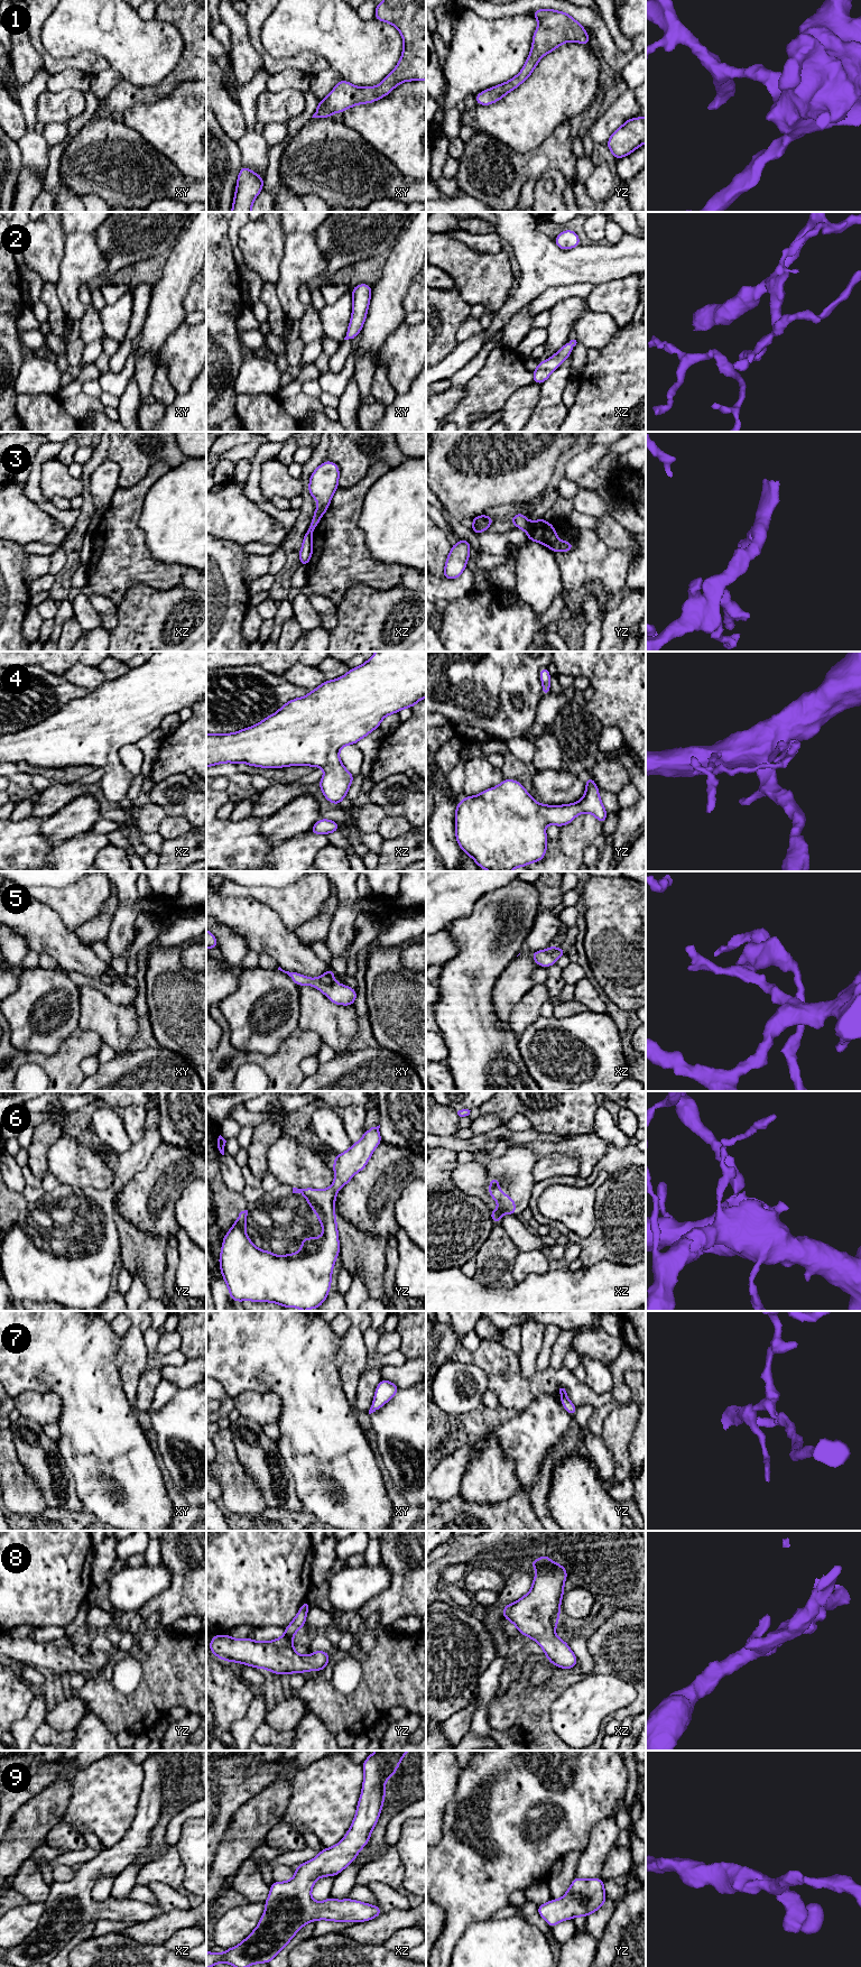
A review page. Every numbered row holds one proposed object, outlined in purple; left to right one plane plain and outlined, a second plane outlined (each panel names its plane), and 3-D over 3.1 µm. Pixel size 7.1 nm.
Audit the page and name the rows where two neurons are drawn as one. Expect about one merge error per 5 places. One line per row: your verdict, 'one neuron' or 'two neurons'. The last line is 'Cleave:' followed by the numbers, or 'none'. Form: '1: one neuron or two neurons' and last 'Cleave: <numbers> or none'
1: one neuron
2: one neuron
3: two neurons
4: one neuron
5: one neuron
6: one neuron
7: one neuron
8: one neuron
9: one neuron
Cleave: 3

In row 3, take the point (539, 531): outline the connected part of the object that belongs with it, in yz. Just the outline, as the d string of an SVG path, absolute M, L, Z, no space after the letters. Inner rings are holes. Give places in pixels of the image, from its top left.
M544 518L530 521L526 533L529 541L544 544L553 552L570 552L574 548L573 543L559 542L555 527Z

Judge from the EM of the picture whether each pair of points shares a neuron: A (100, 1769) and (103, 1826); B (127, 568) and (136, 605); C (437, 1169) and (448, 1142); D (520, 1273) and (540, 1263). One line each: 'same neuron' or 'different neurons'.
A: same neuron
B: different neurons
C: different neurons
D: same neuron

